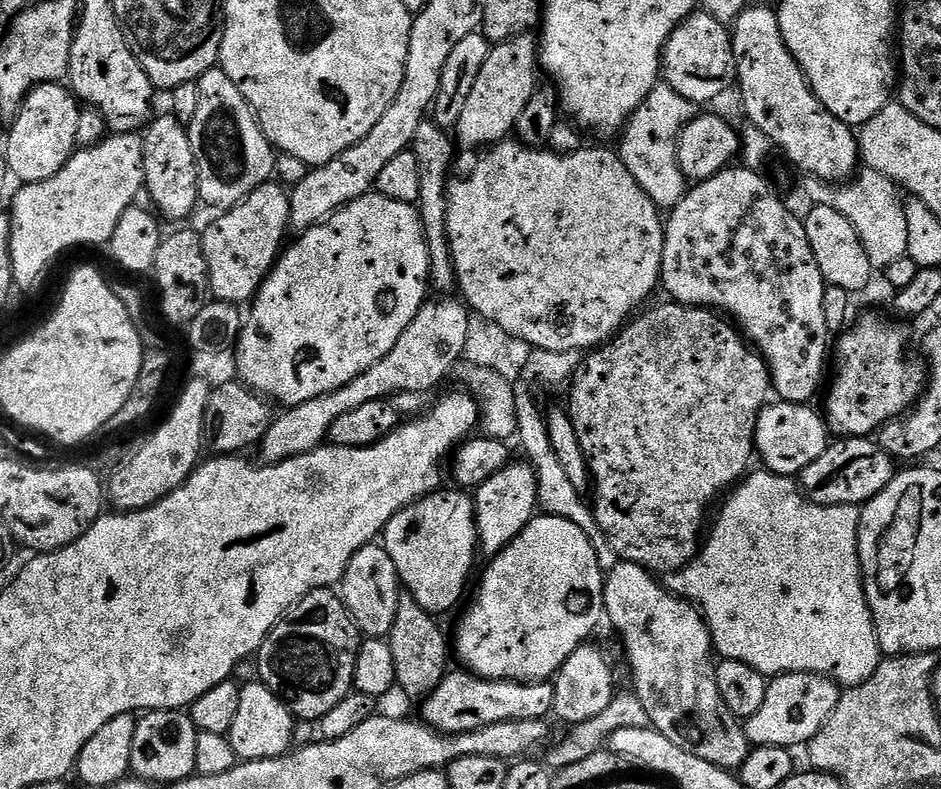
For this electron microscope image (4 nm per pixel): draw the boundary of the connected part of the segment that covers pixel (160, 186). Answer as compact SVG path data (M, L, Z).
M171 114L159 116L157 115L142 132L144 138L144 188L146 196L148 192L149 198L152 199L151 207L164 220L165 218L184 220L195 210L196 204L201 203L198 158L194 158L194 146L190 146L186 125Z

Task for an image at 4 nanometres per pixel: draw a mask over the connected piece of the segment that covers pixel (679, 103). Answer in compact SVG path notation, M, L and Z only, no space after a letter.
M660 82L648 95L646 102L638 106L638 110L628 120L619 137L620 160L626 166L626 170L634 174L638 186L642 186L642 190L661 210L673 209L685 196L686 177L680 168L678 145L681 132L697 115L697 105L682 98L682 94L678 94L667 82Z

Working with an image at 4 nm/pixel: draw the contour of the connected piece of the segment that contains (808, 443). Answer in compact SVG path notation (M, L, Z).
M777 399L765 404L758 416L755 451L758 453L758 460L764 463L761 465L769 472L776 472L780 476L799 477L800 472L806 470L810 462L814 462L814 458L819 458L827 450L829 443L830 429L825 417L821 413L819 416L808 404L791 404L788 400Z

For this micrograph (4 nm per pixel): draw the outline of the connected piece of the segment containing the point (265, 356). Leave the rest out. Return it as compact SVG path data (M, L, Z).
M369 194L350 202L339 212L335 212L327 220L322 221L321 224L307 228L295 238L297 240L293 244L291 241L281 251L280 259L268 273L268 277L264 279L264 284L257 290L250 304L252 313L247 313L244 329L240 331L240 341L234 349L237 372L235 375L238 377L239 383L252 389L253 392L260 393L261 396L277 405L279 405L278 403L284 404L280 406L310 402L310 398L330 394L334 390L346 386L346 382L358 378L358 374L370 370L370 366L374 366L374 362L382 362L382 358L386 358L386 354L390 354L390 350L394 350L394 342L398 342L398 338L402 338L402 330L406 330L406 326L410 326L410 322L414 322L418 310L426 303L426 297L429 295L427 292L430 292L428 247L422 230L420 214L413 205L406 202L394 202L394 198Z

